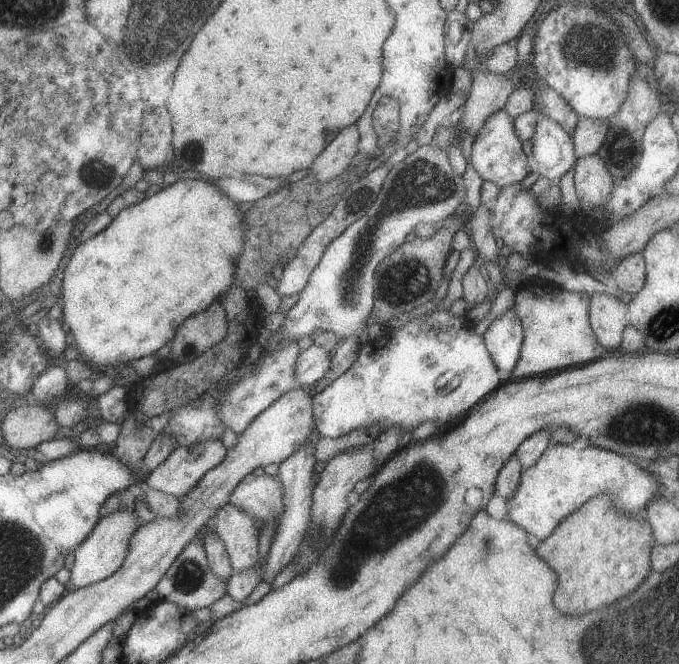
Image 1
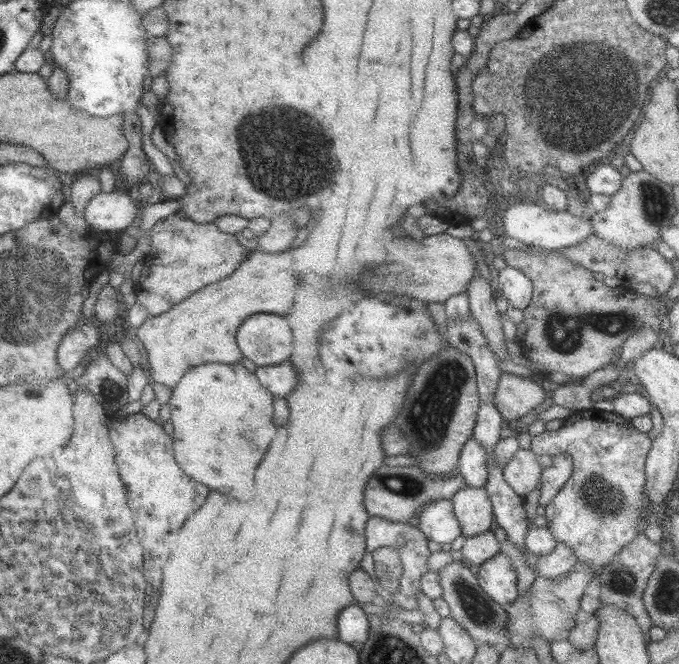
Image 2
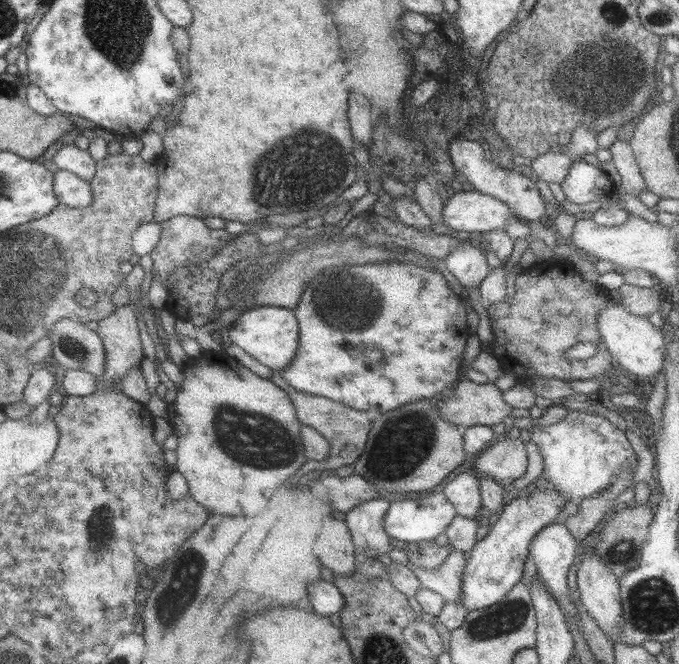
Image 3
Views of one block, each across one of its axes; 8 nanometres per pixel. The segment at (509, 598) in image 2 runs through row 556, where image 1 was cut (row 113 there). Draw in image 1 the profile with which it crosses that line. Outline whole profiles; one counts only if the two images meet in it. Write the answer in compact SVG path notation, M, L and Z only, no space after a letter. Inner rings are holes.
M504 109L488 116L483 128L475 134L470 162L483 180L492 181L500 188L521 182L534 169L531 159L522 149L522 141L515 129L515 120Z

